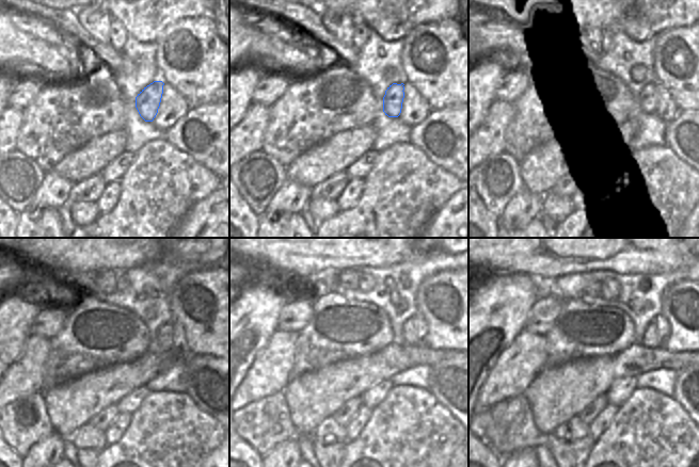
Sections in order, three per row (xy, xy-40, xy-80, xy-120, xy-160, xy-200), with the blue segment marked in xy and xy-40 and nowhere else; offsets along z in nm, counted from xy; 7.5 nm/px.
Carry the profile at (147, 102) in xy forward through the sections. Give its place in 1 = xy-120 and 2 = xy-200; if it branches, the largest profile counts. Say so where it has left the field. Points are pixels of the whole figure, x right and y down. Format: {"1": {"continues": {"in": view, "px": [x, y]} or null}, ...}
{"1": {"continues": {"in": "xy-120", "px": [165, 333]}}, "2": {"continues": {"in": "xy-200", "px": [650, 339]}}}

